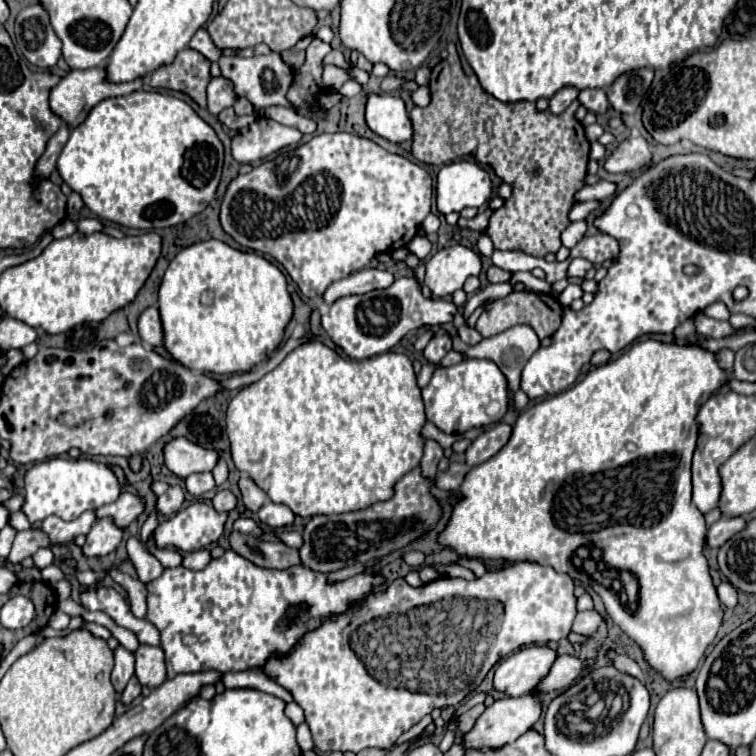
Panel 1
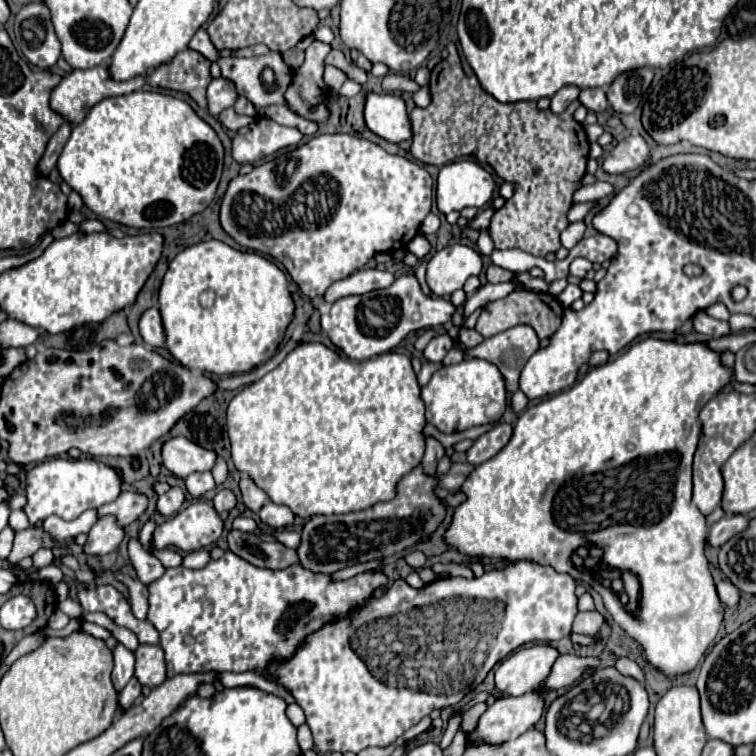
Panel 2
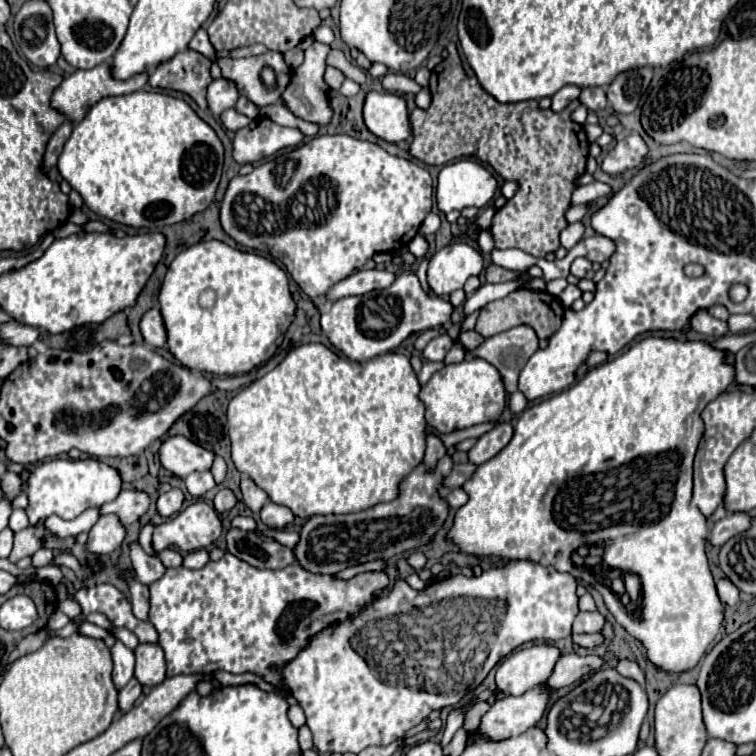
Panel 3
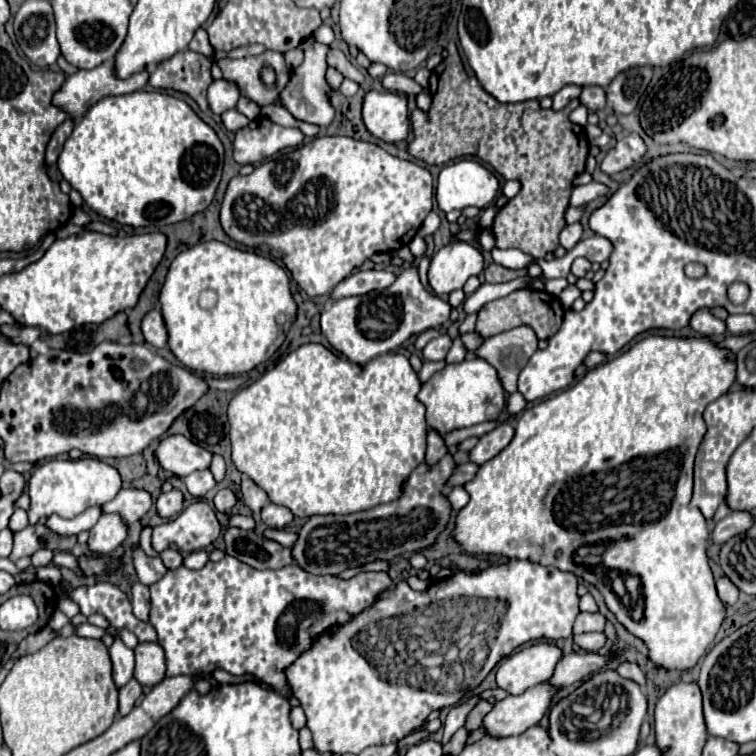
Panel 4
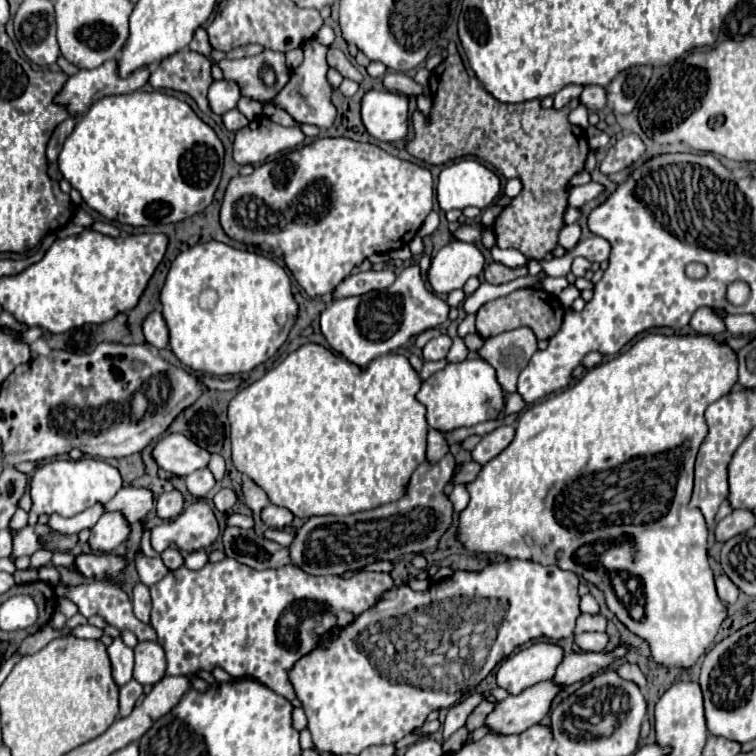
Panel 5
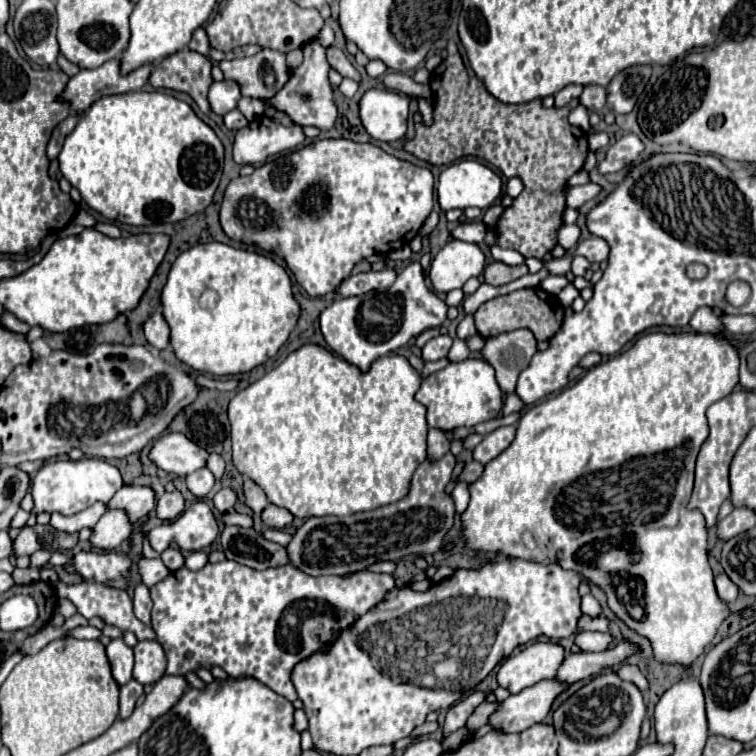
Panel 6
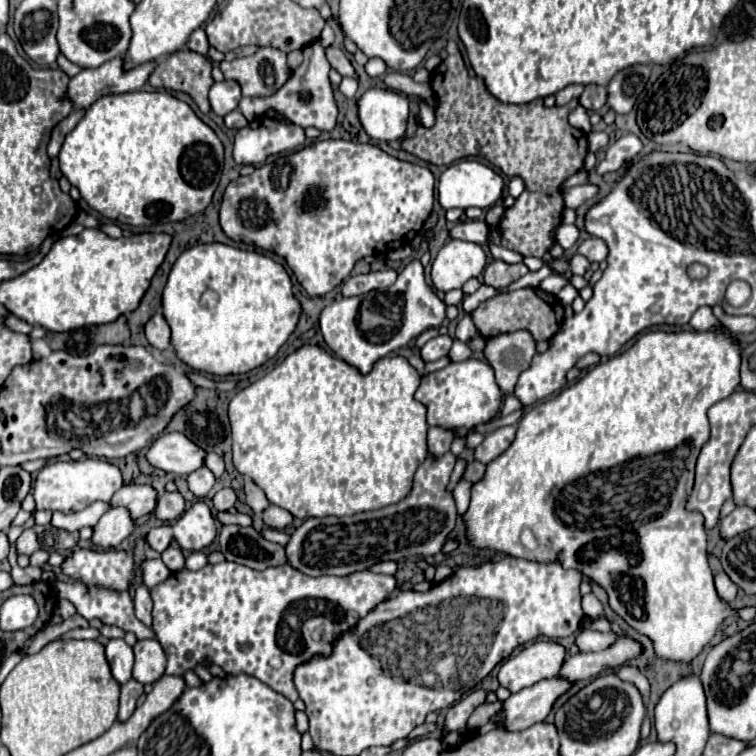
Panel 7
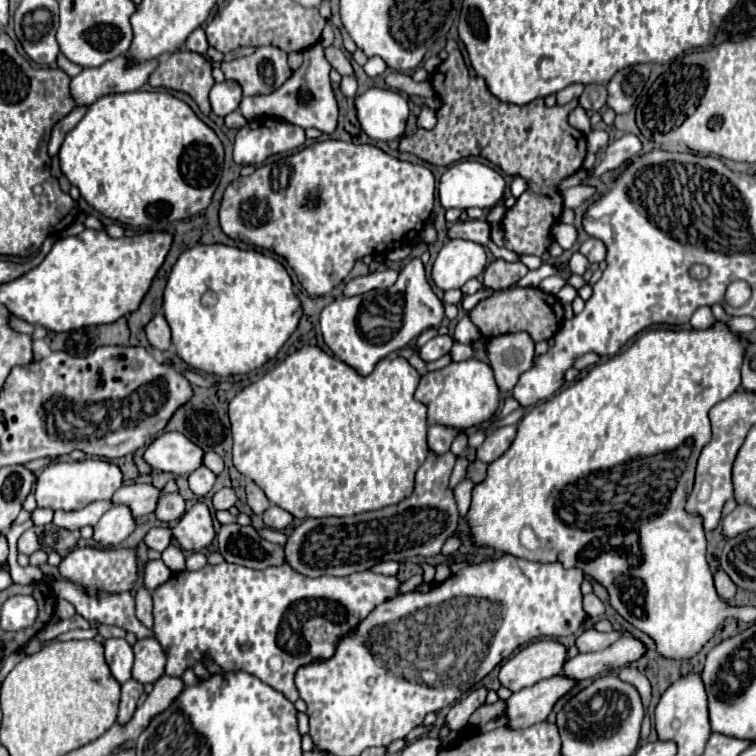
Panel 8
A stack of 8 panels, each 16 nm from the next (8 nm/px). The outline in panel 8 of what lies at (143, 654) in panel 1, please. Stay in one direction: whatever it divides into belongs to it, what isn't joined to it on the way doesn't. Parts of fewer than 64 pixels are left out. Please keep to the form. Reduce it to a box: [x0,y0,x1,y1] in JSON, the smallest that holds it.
[132,638,166,684]

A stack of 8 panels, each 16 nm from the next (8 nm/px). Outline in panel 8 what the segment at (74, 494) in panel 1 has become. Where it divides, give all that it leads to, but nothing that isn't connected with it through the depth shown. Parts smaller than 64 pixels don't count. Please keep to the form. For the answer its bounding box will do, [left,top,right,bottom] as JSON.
[34,458,122,512]

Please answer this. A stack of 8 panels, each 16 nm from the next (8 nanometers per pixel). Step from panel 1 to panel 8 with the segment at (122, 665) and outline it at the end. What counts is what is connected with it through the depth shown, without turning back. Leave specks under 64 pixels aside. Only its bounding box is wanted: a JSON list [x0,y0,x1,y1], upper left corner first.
[104,638,134,684]

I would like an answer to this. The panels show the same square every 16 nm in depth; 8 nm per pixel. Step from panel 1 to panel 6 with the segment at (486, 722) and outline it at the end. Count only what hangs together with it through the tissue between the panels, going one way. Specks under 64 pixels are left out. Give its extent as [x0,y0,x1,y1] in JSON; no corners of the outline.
[488,680,566,732]

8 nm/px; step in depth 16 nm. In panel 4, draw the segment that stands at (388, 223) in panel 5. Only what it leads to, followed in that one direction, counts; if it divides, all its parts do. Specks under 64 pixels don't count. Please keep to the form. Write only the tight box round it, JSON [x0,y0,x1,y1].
[220,136,433,298]

